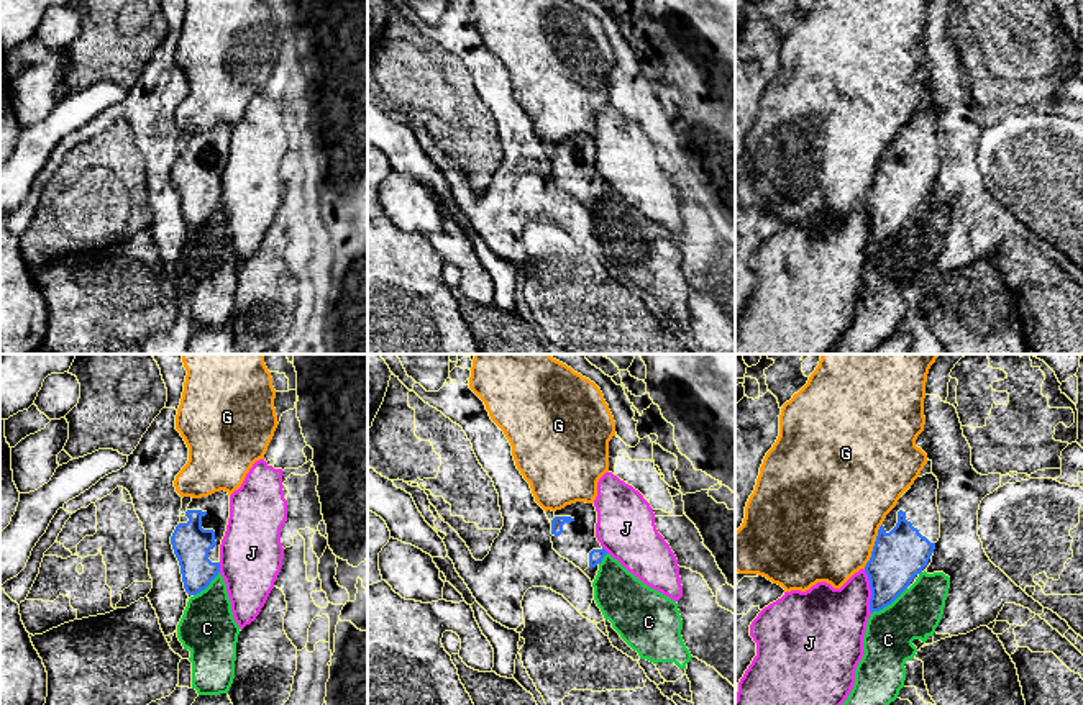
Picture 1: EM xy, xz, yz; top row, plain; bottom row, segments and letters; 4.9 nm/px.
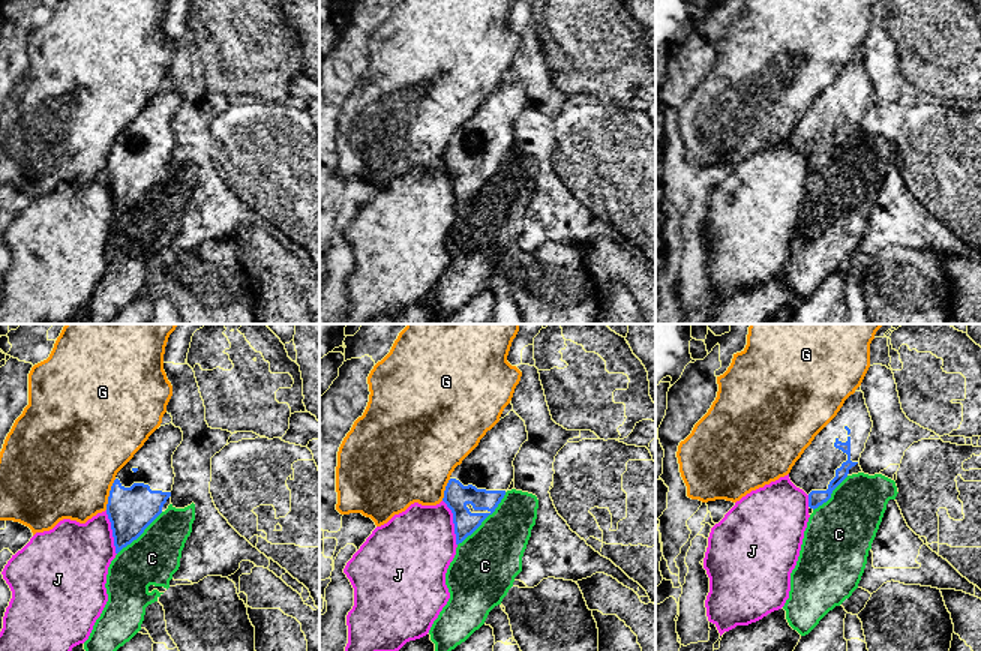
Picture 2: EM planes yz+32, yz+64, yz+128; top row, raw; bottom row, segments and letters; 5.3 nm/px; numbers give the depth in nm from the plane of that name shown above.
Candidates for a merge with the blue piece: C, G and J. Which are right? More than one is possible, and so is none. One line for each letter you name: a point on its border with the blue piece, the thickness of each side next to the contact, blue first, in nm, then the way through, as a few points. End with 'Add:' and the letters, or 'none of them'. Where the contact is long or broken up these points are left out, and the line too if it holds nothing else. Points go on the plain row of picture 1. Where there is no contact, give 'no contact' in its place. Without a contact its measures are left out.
Add: none of them

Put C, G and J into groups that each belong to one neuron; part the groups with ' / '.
C / G / J

